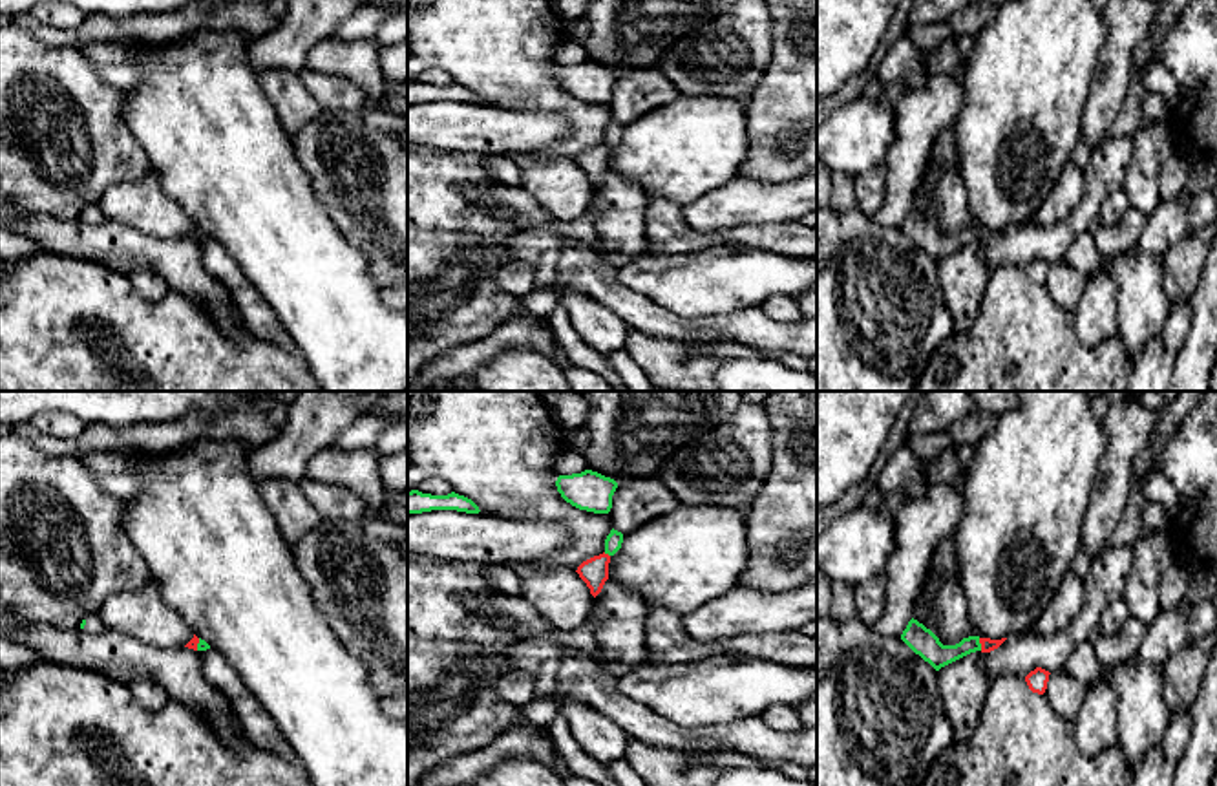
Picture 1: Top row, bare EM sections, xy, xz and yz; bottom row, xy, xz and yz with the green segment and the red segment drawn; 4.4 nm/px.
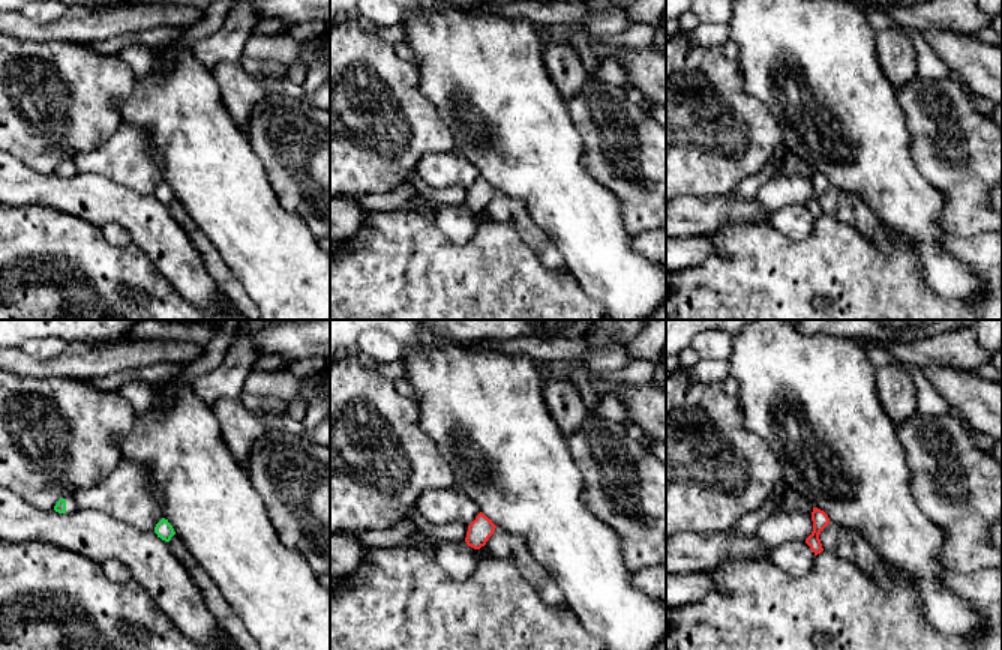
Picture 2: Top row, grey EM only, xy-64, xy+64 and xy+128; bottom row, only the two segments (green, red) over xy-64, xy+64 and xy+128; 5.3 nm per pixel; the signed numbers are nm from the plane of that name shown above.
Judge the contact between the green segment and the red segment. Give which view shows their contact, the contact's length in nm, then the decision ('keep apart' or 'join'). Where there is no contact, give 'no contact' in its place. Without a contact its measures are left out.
meets green in yz; contact 60 nm long; keep apart

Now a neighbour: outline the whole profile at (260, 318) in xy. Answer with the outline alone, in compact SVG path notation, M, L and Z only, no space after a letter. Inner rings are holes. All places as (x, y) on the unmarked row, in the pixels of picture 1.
M216 239L199 241L205 269L228 291L243 324L259 340L298 353L274 309Z

